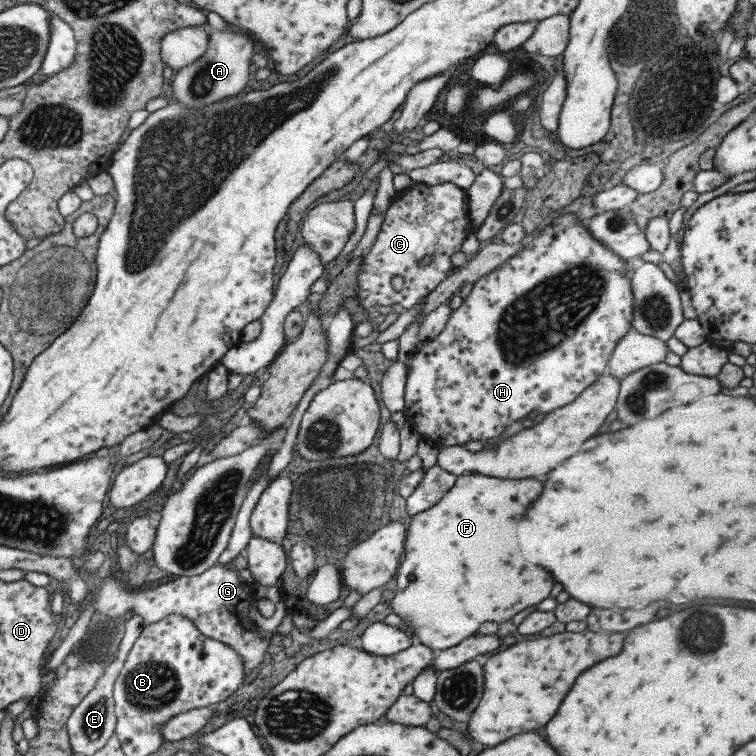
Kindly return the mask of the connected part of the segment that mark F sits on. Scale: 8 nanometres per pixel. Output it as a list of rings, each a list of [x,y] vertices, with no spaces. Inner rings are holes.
[[[464,473],[457,476],[456,484],[436,506],[412,517],[405,536],[404,560],[396,574],[397,590],[391,607],[412,626],[424,646],[435,652],[452,648],[476,634],[482,623],[499,624],[510,620],[524,608],[536,606],[550,596],[554,588],[552,573],[543,566],[528,562],[518,536],[518,530],[530,530],[530,522],[534,520],[530,520],[528,512],[540,504],[540,492],[542,481],[537,478],[501,479],[480,473]]]

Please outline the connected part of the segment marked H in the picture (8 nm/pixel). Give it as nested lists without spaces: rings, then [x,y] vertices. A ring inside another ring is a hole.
[[[567,213],[554,219],[532,240],[530,246],[524,247],[518,254],[502,263],[496,270],[480,277],[473,285],[470,294],[462,305],[452,311],[446,328],[434,340],[420,343],[418,350],[407,364],[407,381],[405,384],[405,416],[409,426],[420,438],[426,438],[436,448],[461,446],[470,440],[488,443],[514,422],[535,414],[550,414],[573,400],[576,400],[593,382],[607,372],[608,361],[612,356],[616,343],[622,340],[633,327],[635,300],[631,287],[631,279],[626,273],[625,261],[618,253],[604,246],[588,230],[585,223],[578,221],[573,213]]]

